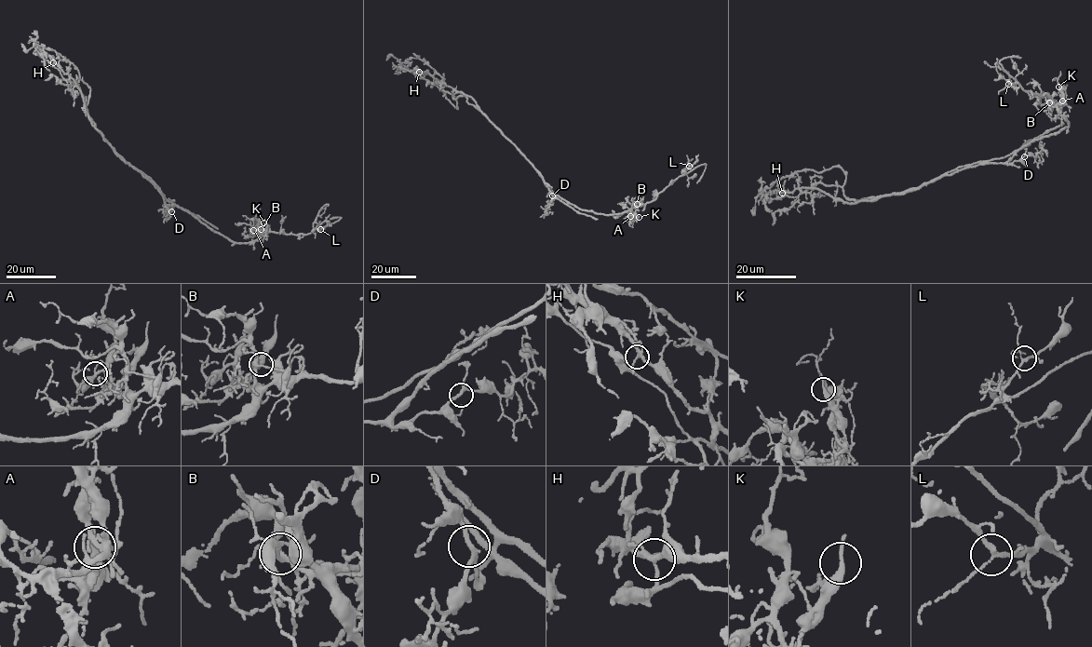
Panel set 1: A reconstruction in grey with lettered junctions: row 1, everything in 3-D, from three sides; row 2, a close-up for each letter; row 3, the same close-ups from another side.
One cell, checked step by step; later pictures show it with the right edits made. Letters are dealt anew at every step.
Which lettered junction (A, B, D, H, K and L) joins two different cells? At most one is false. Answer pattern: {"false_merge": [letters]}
{"false_merge": ["H"]}

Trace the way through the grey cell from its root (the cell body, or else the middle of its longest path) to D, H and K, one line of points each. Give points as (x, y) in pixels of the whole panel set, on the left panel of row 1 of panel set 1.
D: (160, 188), (164, 204), (171, 211)
H: (160, 188), (115, 153), (92, 124), (76, 84), (54, 63)
K: (160, 188), (168, 202), (235, 242), (256, 240), (263, 222)

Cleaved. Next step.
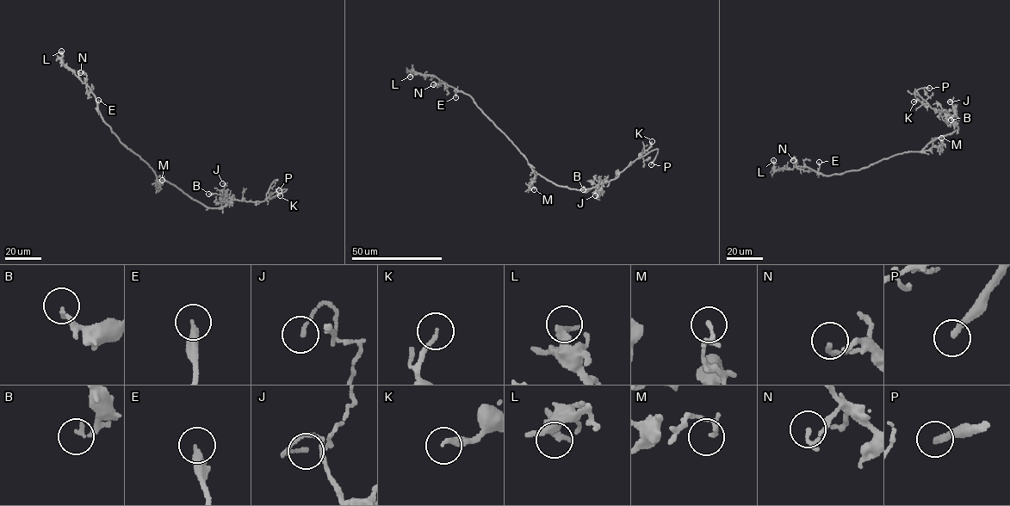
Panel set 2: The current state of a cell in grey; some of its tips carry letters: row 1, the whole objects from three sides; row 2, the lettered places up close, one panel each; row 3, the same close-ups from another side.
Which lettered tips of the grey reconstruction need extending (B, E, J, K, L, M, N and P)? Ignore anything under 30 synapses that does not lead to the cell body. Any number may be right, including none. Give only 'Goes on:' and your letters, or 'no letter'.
Goes on: P

